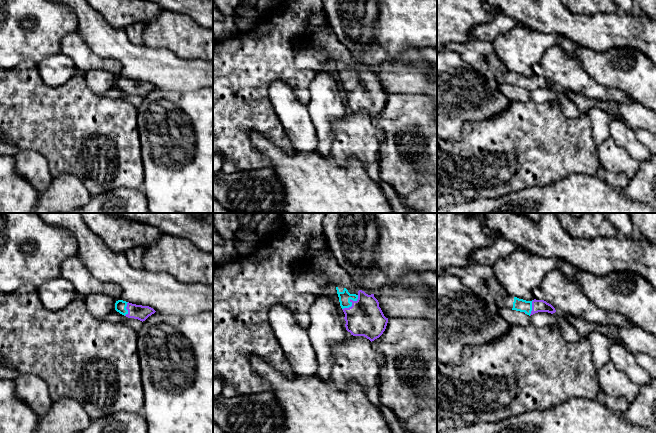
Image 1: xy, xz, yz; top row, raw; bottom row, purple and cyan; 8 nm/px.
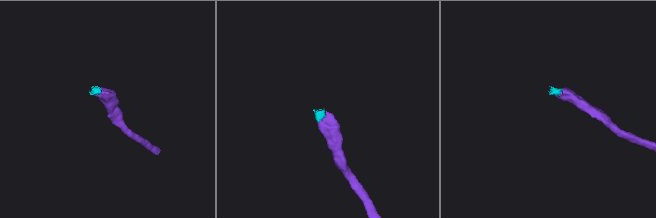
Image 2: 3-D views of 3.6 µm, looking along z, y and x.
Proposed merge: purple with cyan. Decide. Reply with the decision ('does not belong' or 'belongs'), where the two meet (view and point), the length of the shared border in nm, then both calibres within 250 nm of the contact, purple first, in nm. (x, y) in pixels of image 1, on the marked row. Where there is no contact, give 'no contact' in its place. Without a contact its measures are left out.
belongs | xz (352, 304) | 180 nm | 280/100 nm

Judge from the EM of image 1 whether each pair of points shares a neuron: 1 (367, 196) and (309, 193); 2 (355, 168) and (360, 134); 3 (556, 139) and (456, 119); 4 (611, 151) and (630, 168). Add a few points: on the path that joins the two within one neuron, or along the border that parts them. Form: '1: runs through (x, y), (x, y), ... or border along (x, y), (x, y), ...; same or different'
1: runs through (353, 196), (323, 196); same
2: border along (332, 158), (344, 165), (355, 156), (363, 165); different
3: border along (491, 116), (467, 121), (461, 137), (453, 139); different
4: runs through (616, 156), (625, 164); same

